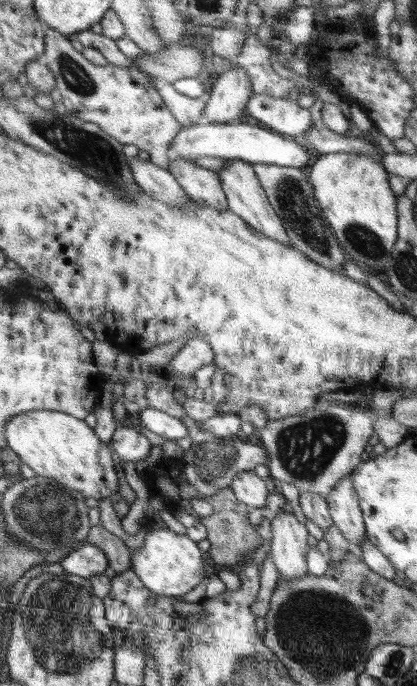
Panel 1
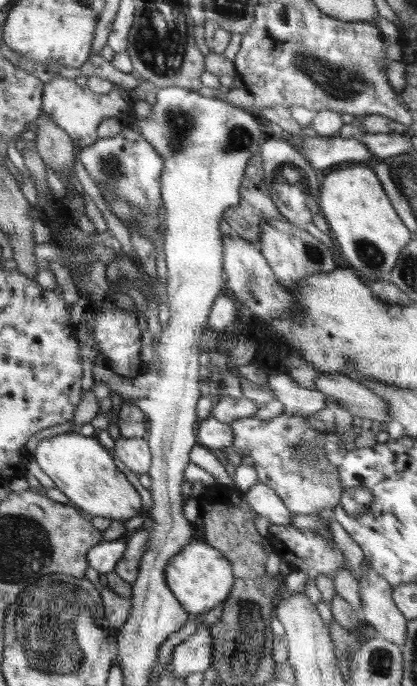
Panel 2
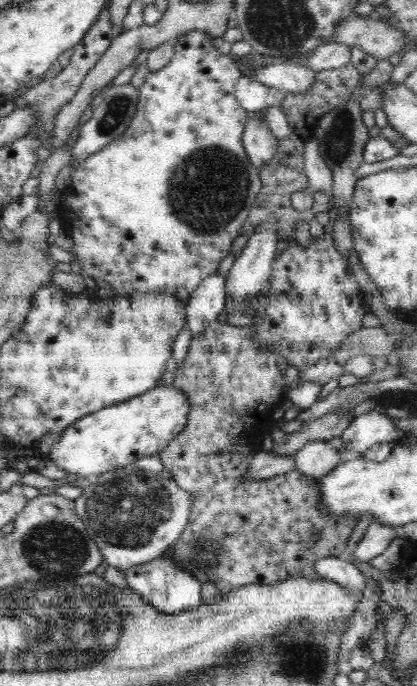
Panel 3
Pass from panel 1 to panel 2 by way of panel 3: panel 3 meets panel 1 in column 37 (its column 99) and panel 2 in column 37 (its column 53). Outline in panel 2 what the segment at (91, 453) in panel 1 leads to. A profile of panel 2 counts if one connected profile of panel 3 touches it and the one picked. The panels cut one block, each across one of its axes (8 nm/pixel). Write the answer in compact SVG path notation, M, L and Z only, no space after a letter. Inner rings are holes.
M70 432L44 438L37 444L36 449L30 455L36 458L36 462L38 462L42 472L52 478L55 488L58 488L62 494L65 494L70 499L70 505L88 517L102 516L102 518L110 519L111 521L116 520L124 523L134 518L134 516L146 514L140 494L138 494L132 483L128 481L124 473L118 469L110 452L100 444L95 435L90 437Z

